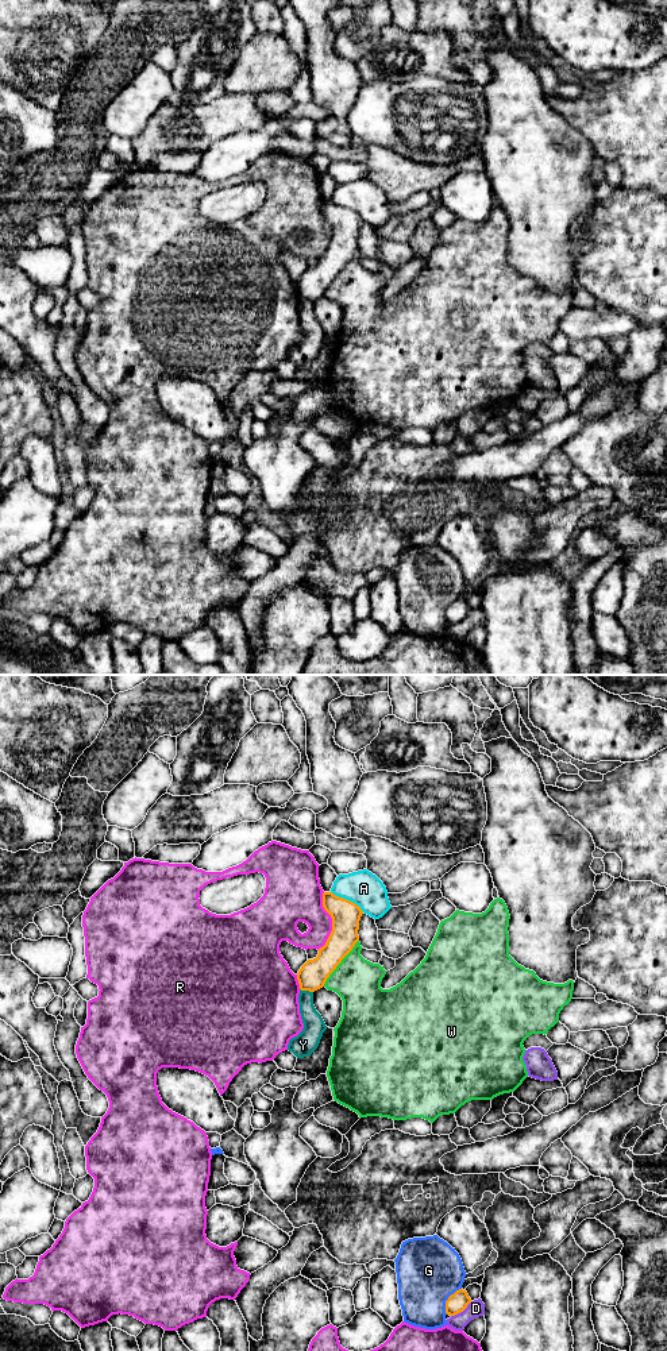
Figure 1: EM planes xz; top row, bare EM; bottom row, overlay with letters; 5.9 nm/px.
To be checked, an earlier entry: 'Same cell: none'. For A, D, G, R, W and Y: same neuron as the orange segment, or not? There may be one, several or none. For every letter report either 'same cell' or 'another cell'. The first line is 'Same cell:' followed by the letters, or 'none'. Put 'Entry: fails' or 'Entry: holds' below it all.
Same cell: none
A: another cell
D: another cell
G: another cell
R: another cell
W: another cell
Y: another cell
Entry: holds

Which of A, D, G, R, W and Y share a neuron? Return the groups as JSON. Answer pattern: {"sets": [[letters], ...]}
{"sets": [["A"], ["D"], ["G"], ["R"], ["W"], ["Y"]]}

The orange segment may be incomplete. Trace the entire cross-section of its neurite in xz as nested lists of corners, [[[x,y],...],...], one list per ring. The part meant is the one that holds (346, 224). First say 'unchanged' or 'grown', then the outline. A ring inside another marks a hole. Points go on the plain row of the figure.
unchanged | [[[324,201],[323,216],[332,227],[332,240],[317,266],[308,269],[298,279],[301,300],[315,301],[323,297],[329,283],[359,250],[359,229],[363,223],[359,215],[332,201]]]

